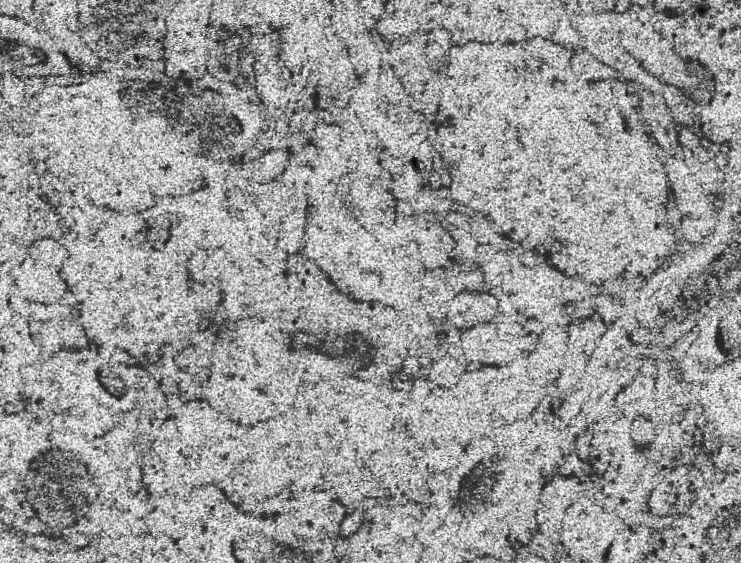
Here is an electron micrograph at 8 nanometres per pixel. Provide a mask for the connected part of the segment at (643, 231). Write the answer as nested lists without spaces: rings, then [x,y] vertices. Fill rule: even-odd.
[[[531,39],[531,41],[509,41],[509,43],[467,43],[461,47],[451,47],[449,55],[445,57],[445,67],[441,69],[441,93],[443,105],[437,117],[437,143],[439,155],[445,161],[453,161],[455,177],[453,177],[453,191],[455,201],[465,209],[473,211],[475,215],[485,215],[493,221],[493,227],[499,233],[515,237],[515,241],[523,247],[537,251],[537,255],[551,267],[577,277],[579,281],[595,281],[601,287],[603,297],[615,297],[627,289],[637,289],[641,281],[651,277],[663,261],[677,249],[677,235],[675,229],[669,225],[663,205],[669,199],[667,195],[667,179],[661,163],[655,159],[653,153],[653,139],[649,127],[641,113],[635,107],[633,97],[629,95],[627,87],[611,77],[607,81],[595,83],[581,83],[575,79],[571,69],[573,47],[555,43],[551,39]]]

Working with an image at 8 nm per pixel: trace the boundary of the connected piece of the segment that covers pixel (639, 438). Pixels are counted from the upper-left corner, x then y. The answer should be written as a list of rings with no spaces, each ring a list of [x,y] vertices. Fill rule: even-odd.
[[[637,415],[631,419],[629,423],[629,431],[631,431],[631,439],[637,443],[637,445],[645,445],[651,441],[651,437],[655,435],[653,433],[653,423],[643,417],[643,415]]]

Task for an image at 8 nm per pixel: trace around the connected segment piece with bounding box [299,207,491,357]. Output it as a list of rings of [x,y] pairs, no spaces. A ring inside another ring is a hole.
[[[347,207],[327,209],[321,215],[313,215],[313,217],[305,219],[303,239],[301,239],[299,253],[303,257],[307,257],[307,259],[313,259],[313,261],[321,263],[321,269],[329,275],[329,279],[335,283],[337,289],[341,289],[343,285],[349,285],[359,299],[365,299],[365,301],[383,301],[389,307],[393,307],[393,311],[405,323],[405,341],[407,341],[409,351],[415,357],[423,355],[421,347],[425,345],[425,341],[429,337],[433,337],[437,331],[441,331],[439,325],[441,325],[441,319],[443,319],[443,309],[445,309],[445,305],[455,295],[459,295],[463,291],[469,291],[469,293],[487,293],[491,289],[491,285],[485,281],[485,277],[483,277],[481,271],[469,269],[463,263],[461,255],[457,253],[455,237],[451,233],[451,229],[443,221],[439,221],[439,219],[423,219],[419,215],[399,213],[397,223],[387,233],[371,235],[369,231],[365,231],[357,223],[357,219],[355,219],[355,215],[353,215],[351,209],[347,209]],[[407,237],[419,241],[419,251],[415,255],[411,255],[411,257],[395,257],[393,255],[393,247],[399,245]]]

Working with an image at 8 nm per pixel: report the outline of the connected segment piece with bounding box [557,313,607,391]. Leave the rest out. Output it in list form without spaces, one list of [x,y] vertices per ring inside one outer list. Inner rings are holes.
[[[597,313],[569,325],[561,373],[557,377],[561,391],[567,391],[577,383],[581,371],[585,369],[585,363],[589,361],[589,355],[593,353],[593,347],[597,345],[597,339],[605,333],[605,329],[607,323]]]

